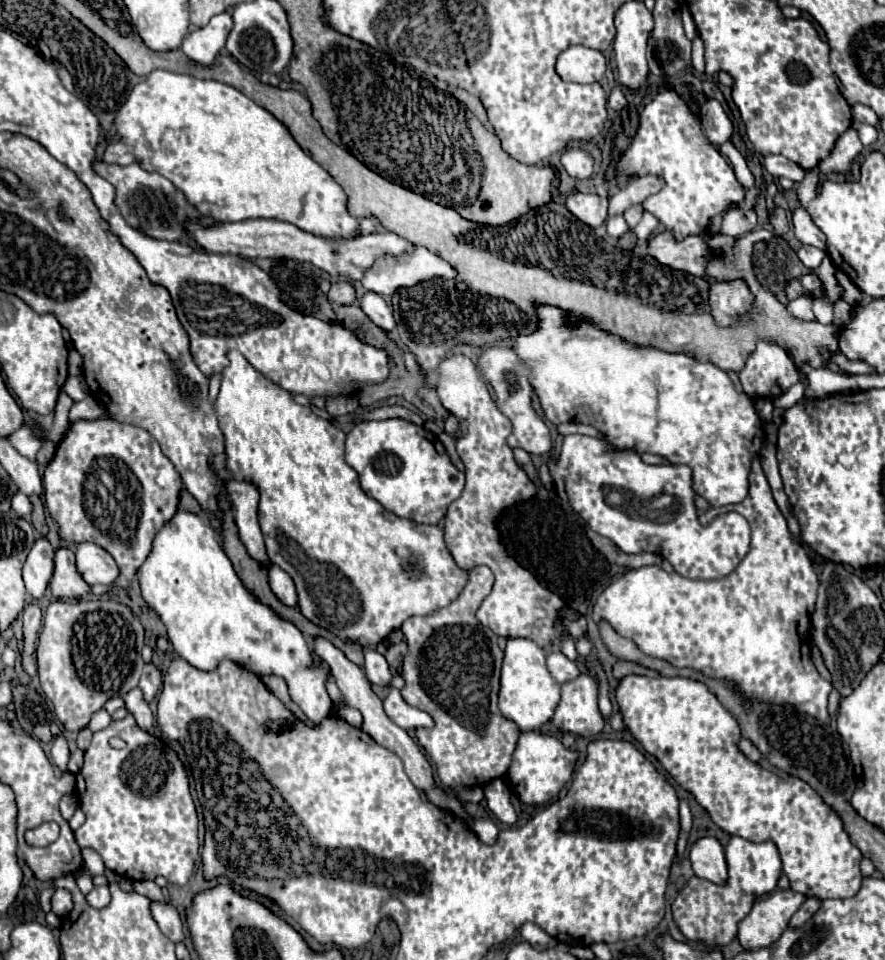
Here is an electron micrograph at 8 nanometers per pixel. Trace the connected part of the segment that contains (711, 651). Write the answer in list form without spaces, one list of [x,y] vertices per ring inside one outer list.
[[[759,458],[753,460],[749,474],[749,496],[741,504],[711,508],[699,516],[699,522],[707,525],[713,518],[725,512],[739,512],[751,524],[751,550],[743,562],[725,578],[709,582],[693,582],[679,576],[677,572],[667,574],[659,566],[643,566],[639,570],[627,570],[619,580],[611,582],[593,606],[593,620],[607,620],[617,634],[633,640],[645,654],[671,662],[679,668],[695,668],[711,678],[733,680],[743,694],[757,696],[765,702],[793,704],[805,714],[829,722],[827,696],[831,682],[823,680],[809,660],[811,642],[811,614],[815,612],[819,580],[813,570],[811,558],[805,546],[795,544],[787,530],[787,522],[779,512],[769,482],[761,470]]]

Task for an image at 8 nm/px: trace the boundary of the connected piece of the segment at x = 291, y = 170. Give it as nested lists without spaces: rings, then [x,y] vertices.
[[[153,70],[143,82],[139,82],[131,96],[127,98],[127,102],[121,106],[121,110],[117,112],[115,118],[115,130],[119,132],[121,140],[119,142],[111,142],[105,150],[103,160],[111,162],[111,164],[131,164],[131,162],[141,162],[141,166],[149,172],[159,172],[161,176],[169,178],[171,182],[175,182],[175,186],[179,190],[183,190],[183,194],[187,196],[187,200],[197,206],[197,210],[205,216],[213,216],[219,222],[241,222],[241,220],[255,220],[255,218],[273,218],[273,220],[281,220],[281,222],[291,222],[295,226],[299,226],[301,230],[307,230],[309,234],[321,236],[325,240],[349,240],[359,236],[359,222],[347,212],[345,208],[345,192],[343,188],[329,176],[329,172],[325,172],[311,156],[307,156],[299,144],[291,138],[289,130],[273,116],[269,114],[265,108],[257,106],[253,100],[249,100],[245,94],[241,94],[239,90],[235,90],[233,86],[227,86],[223,82],[217,80],[199,80],[195,76],[189,74],[175,74],[175,72],[167,72],[167,70]]]

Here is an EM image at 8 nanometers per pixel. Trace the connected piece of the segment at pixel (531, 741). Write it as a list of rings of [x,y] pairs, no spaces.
[[[521,732],[519,734],[519,740],[517,740],[517,746],[515,746],[515,752],[513,752],[511,766],[507,770],[509,790],[513,794],[517,794],[523,804],[531,804],[531,806],[547,804],[571,780],[577,758],[579,758],[579,752],[577,750],[565,748],[561,744],[561,740],[555,738],[555,736],[551,736],[551,734]]]

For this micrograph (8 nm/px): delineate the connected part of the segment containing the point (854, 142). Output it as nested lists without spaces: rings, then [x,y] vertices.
[[[851,126],[849,130],[845,130],[845,132],[839,136],[833,152],[819,164],[819,168],[821,168],[823,174],[847,172],[847,170],[851,168],[851,164],[853,164],[853,158],[855,158],[861,150],[863,150],[863,144],[861,144],[861,140],[859,140],[859,132],[857,132],[857,128]]]

